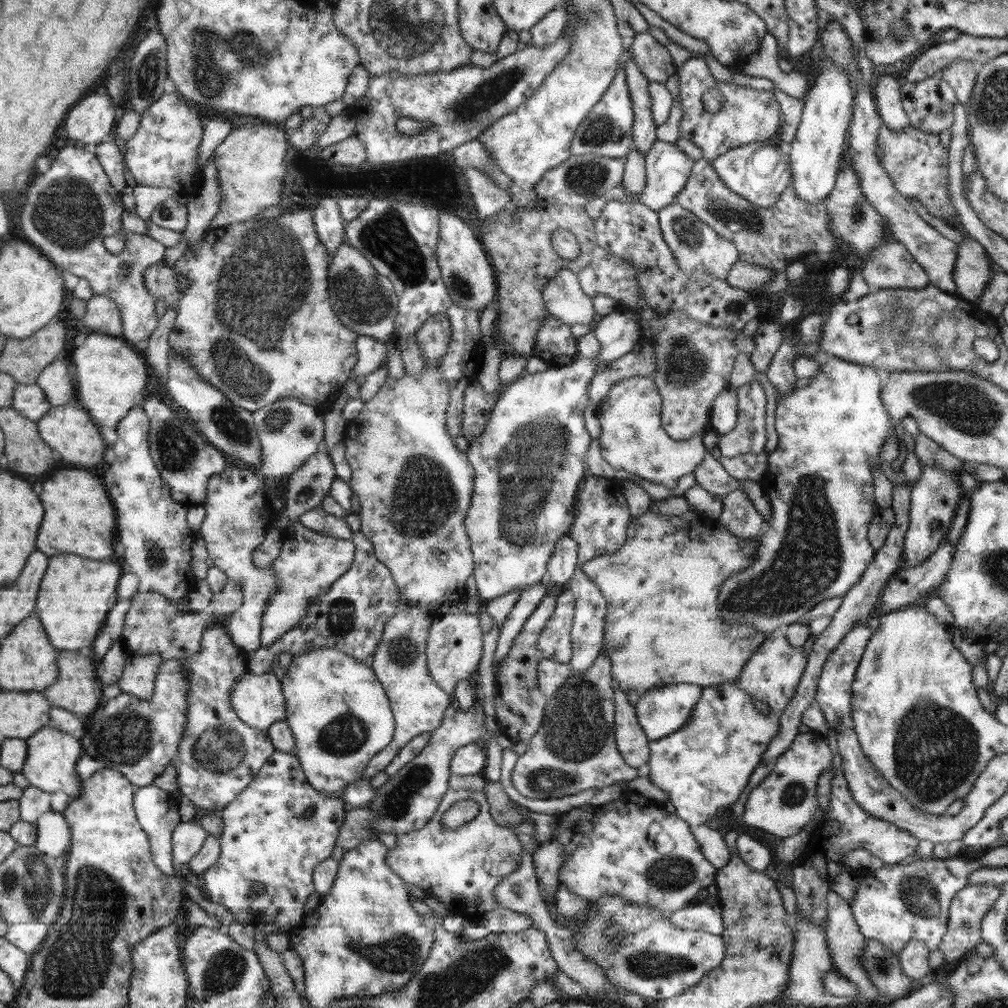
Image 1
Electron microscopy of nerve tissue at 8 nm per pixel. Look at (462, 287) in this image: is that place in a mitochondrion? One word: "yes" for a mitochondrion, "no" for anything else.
yes

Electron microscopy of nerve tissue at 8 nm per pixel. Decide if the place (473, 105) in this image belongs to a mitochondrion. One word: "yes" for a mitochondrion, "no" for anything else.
yes

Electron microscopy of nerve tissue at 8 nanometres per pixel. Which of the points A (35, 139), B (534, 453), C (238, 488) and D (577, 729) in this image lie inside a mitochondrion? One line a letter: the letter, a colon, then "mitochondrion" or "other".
A: other
B: mitochondrion
C: other
D: mitochondrion

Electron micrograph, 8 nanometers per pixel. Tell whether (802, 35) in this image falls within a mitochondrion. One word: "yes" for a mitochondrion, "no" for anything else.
no

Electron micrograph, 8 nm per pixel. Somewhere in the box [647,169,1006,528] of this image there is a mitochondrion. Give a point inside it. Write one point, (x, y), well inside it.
(969, 409)

